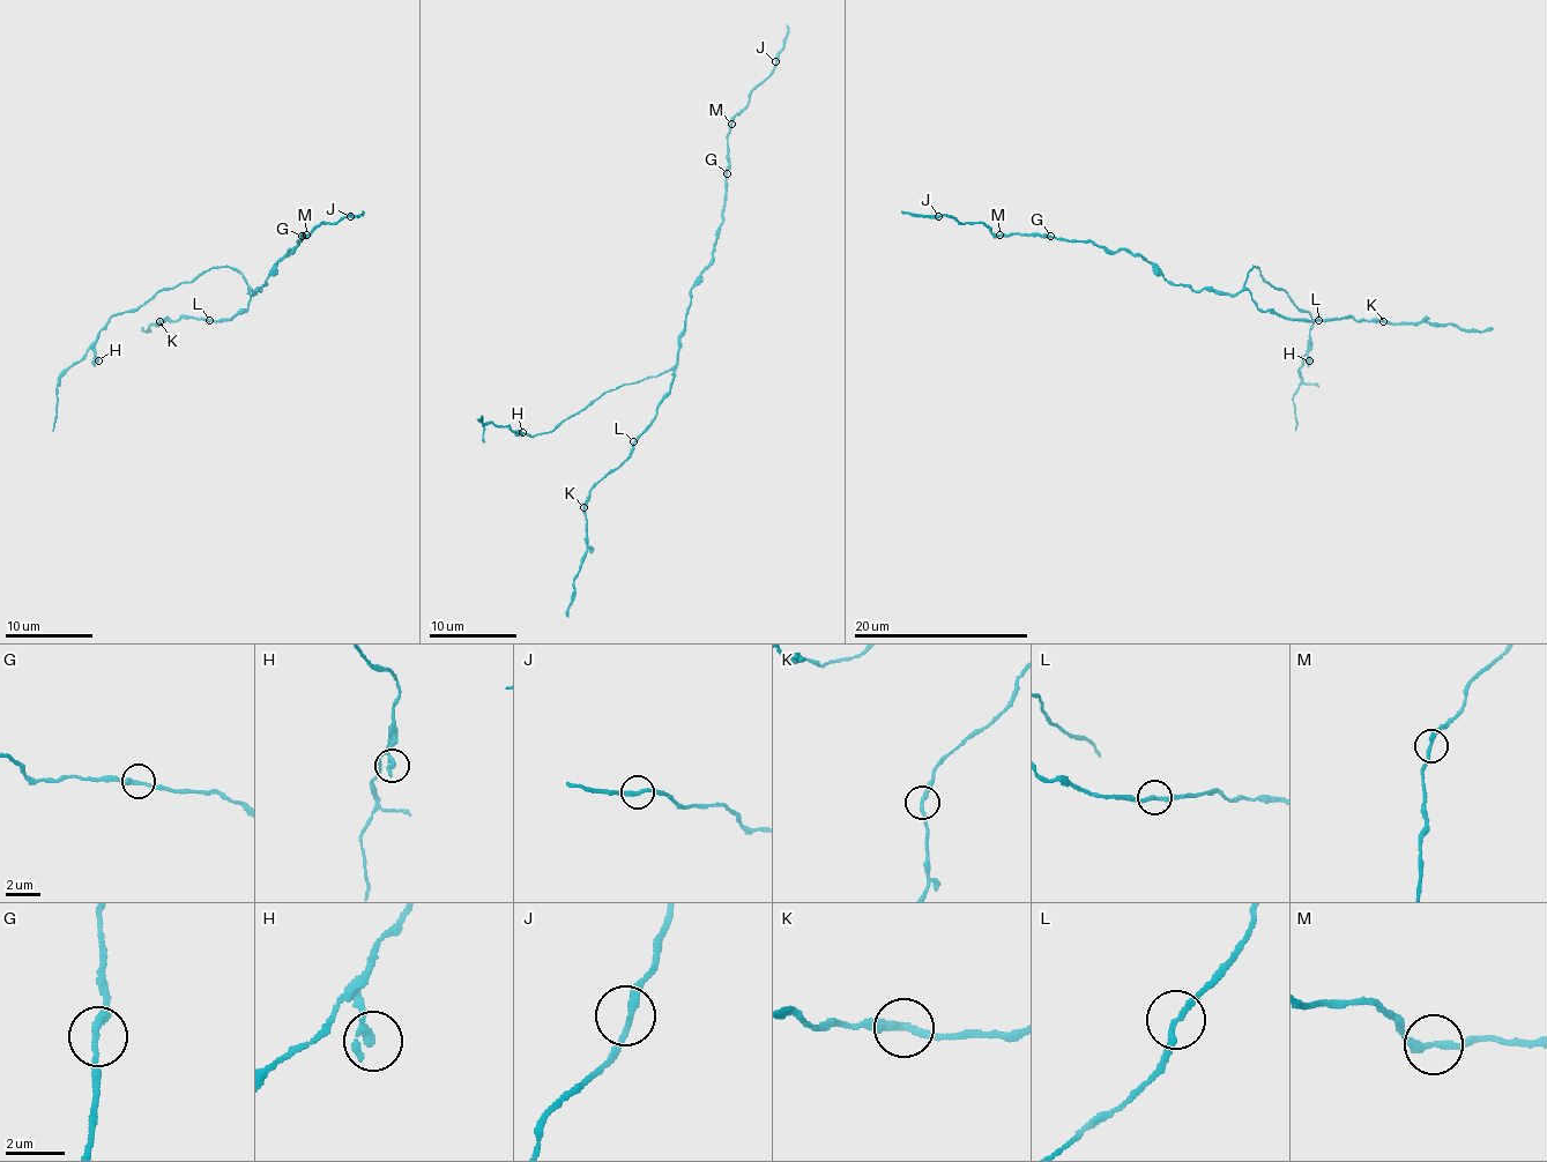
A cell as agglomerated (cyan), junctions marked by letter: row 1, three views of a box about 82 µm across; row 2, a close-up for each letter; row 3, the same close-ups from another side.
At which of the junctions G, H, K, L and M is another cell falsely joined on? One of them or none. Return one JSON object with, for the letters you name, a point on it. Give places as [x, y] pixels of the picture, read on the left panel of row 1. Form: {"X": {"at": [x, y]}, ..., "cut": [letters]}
{"cut": []}

